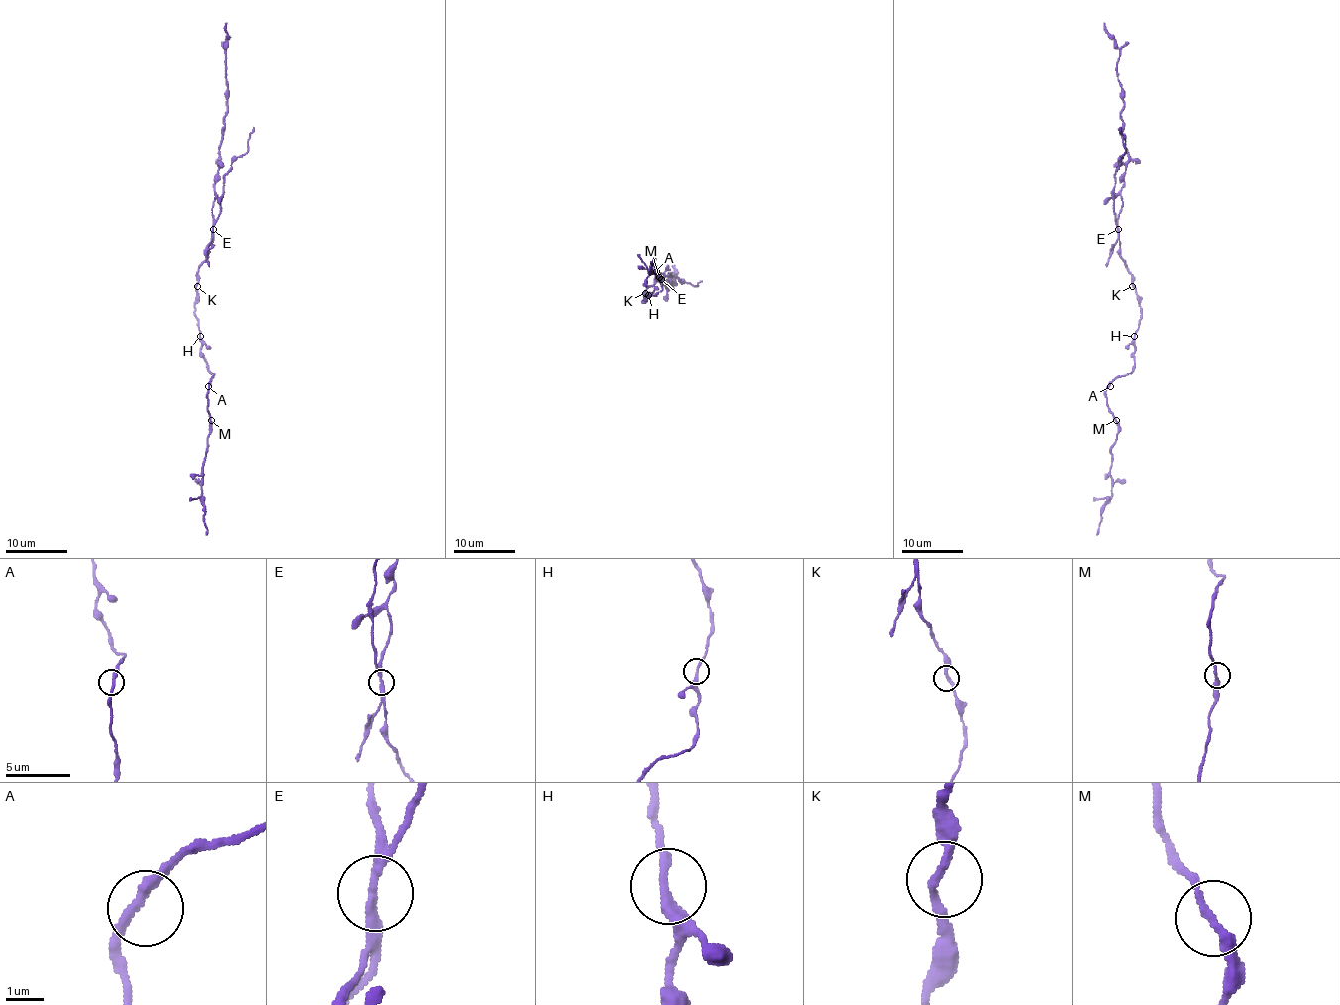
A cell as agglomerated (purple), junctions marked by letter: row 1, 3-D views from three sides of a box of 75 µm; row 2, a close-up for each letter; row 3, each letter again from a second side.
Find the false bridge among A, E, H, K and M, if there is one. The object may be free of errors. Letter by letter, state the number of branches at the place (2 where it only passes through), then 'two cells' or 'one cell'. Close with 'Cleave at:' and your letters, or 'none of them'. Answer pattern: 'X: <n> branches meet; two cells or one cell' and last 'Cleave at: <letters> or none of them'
A: 2 branches meet; one cell
E: 2 branches meet; two cells
H: 2 branches meet; one cell
K: 2 branches meet; one cell
M: 2 branches meet; one cell
Cleave at: E

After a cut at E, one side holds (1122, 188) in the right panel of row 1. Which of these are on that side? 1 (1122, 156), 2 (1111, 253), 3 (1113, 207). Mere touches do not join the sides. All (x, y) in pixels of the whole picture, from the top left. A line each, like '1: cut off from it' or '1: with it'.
1: cut off from it
2: cut off from it
3: cut off from it

